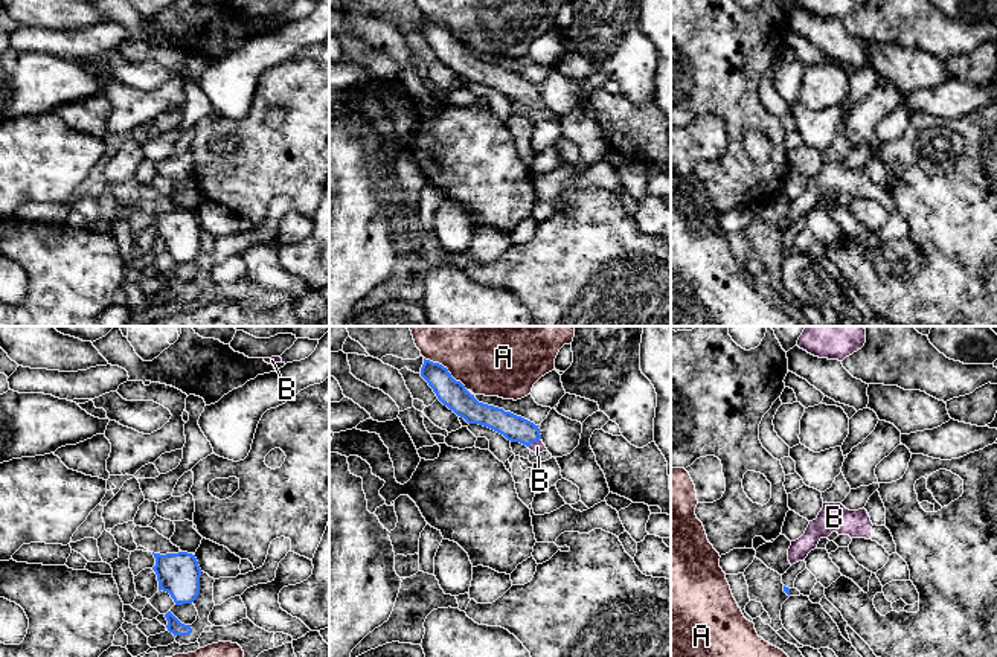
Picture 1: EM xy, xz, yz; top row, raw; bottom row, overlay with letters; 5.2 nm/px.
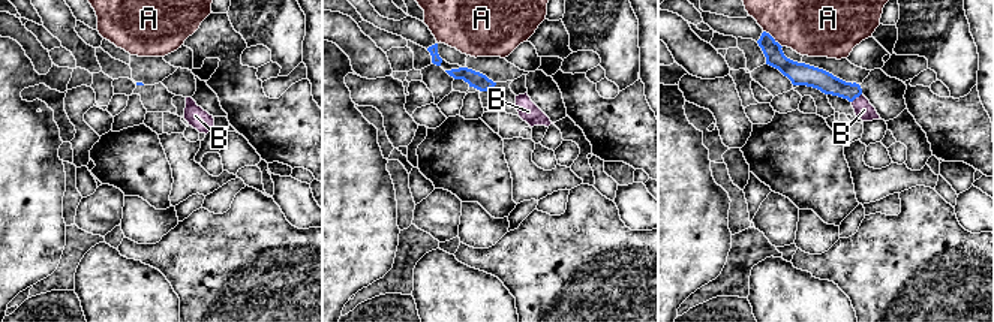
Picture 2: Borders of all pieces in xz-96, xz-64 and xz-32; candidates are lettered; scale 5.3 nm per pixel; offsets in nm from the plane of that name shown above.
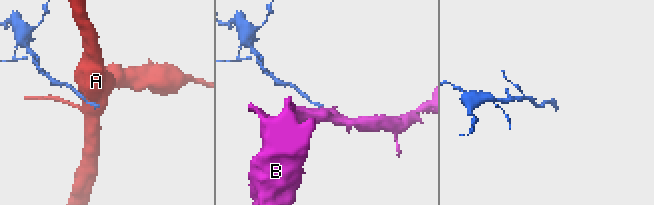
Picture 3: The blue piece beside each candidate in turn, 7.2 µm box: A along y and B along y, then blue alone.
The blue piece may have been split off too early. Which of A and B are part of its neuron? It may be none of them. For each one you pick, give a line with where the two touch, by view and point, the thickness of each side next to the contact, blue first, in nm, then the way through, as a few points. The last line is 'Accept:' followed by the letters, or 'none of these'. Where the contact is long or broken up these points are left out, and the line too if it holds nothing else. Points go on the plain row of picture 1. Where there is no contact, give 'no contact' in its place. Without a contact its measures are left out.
B: contact xz (534, 99); calibres 140 and 60 nm; way xz (516, 87), (523, 89), (534, 99), (537, 105)
Accept: B

